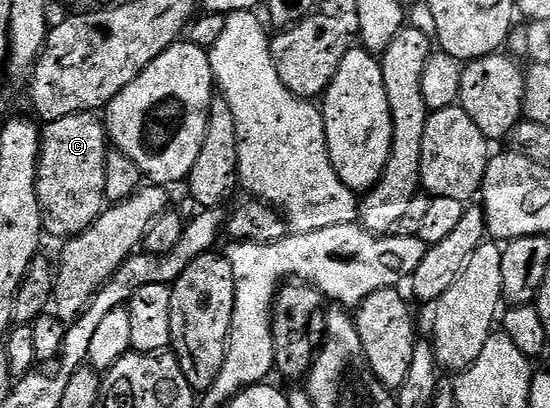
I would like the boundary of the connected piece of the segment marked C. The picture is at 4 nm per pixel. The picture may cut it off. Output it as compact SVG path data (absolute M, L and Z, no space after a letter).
M93 113L67 115L67 119L48 122L41 138L41 162L37 168L37 194L41 203L41 219L46 234L60 239L77 237L87 231L107 208L105 188L107 171L105 160L109 154L105 126L100 116Z

